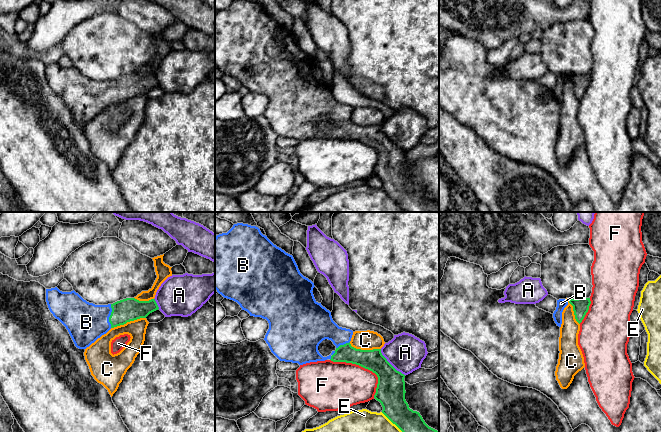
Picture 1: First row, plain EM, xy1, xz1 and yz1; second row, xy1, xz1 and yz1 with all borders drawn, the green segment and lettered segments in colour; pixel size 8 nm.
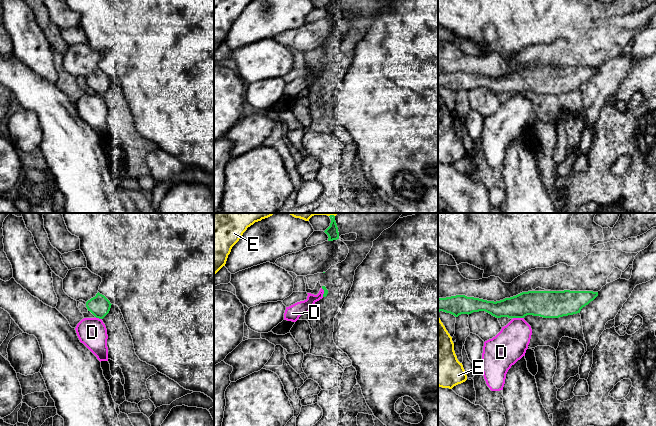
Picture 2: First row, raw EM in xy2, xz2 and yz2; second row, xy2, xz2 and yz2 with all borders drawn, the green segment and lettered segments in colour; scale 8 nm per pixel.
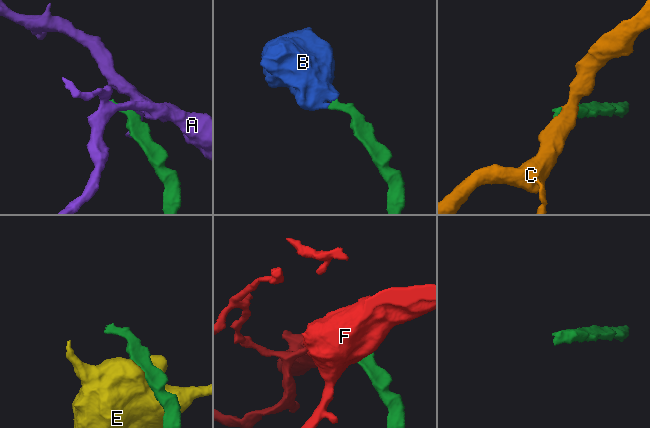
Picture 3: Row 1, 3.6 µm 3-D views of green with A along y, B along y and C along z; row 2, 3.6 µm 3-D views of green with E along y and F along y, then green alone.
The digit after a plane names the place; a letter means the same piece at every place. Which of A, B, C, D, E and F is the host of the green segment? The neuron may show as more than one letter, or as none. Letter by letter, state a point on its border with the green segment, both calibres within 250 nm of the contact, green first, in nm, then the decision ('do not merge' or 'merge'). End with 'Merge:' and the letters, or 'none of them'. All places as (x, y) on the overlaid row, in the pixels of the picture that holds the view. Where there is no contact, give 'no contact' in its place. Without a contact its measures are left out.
A: contact xz1 (389, 363); calibres 240 and 300 nm; do not merge
B: contact xy1 (110, 316); calibres 190 and 320 nm; merge
C: contact xy1 (128, 321); calibres 190 and 150 nm; do not merge
D: contact yz2 (518, 317); calibres 220 and 280 nm; do not merge
E: contact xz1 (392, 422); calibres 240 and 180 nm; do not merge
F: contact xz1 (364, 367); calibres 220 and 380 nm; do not merge
Merge: B

